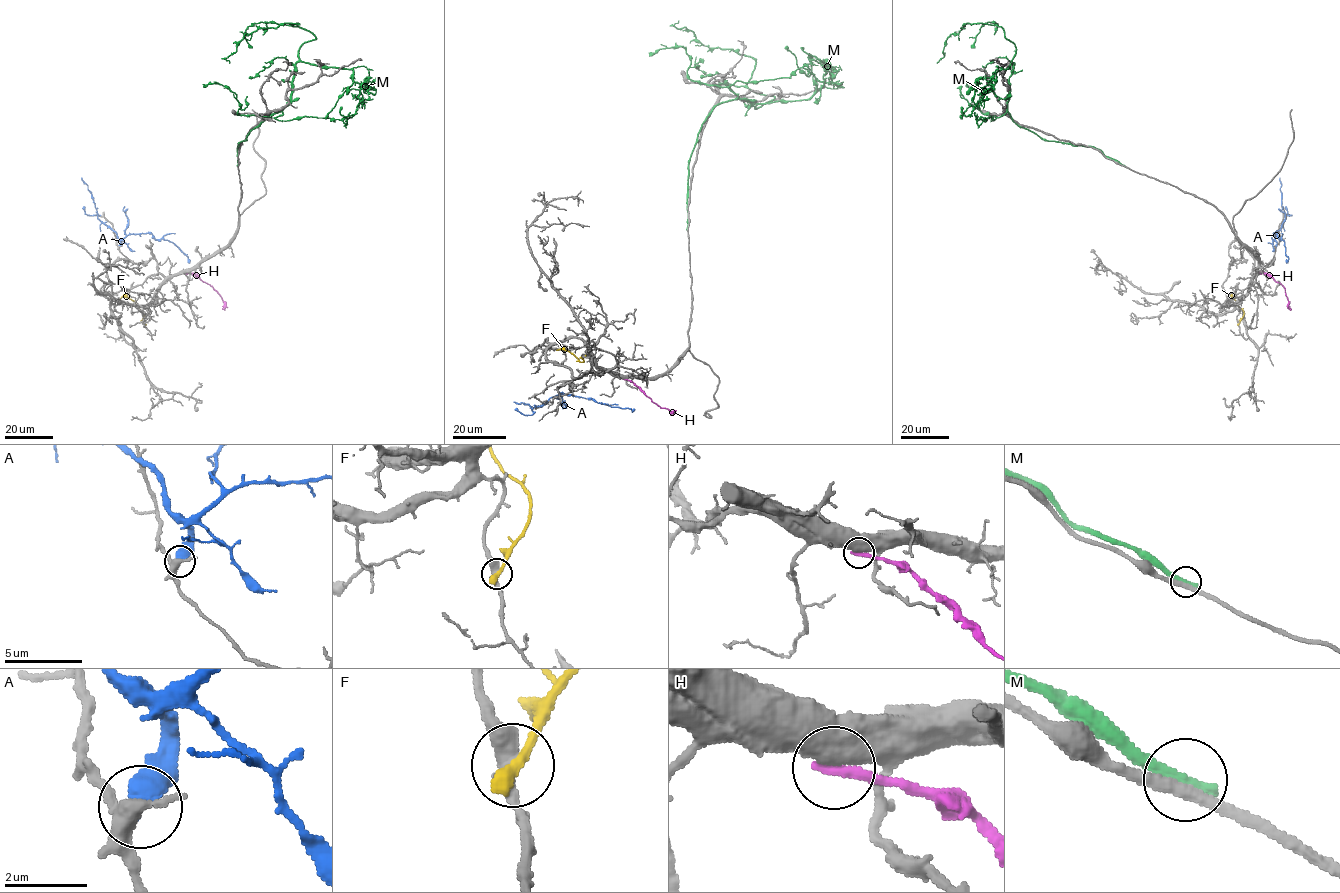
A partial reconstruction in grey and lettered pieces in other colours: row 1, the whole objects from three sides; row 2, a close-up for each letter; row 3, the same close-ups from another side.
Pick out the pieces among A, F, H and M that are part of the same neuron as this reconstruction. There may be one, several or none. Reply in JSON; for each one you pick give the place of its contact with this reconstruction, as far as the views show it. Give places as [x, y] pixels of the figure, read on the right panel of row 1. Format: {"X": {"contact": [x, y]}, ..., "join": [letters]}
{"join": []}

